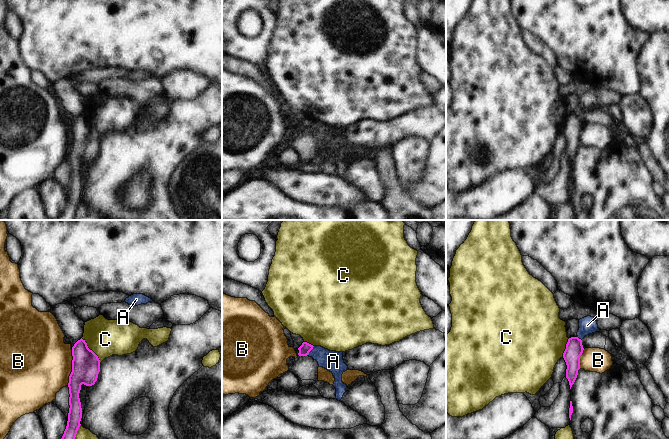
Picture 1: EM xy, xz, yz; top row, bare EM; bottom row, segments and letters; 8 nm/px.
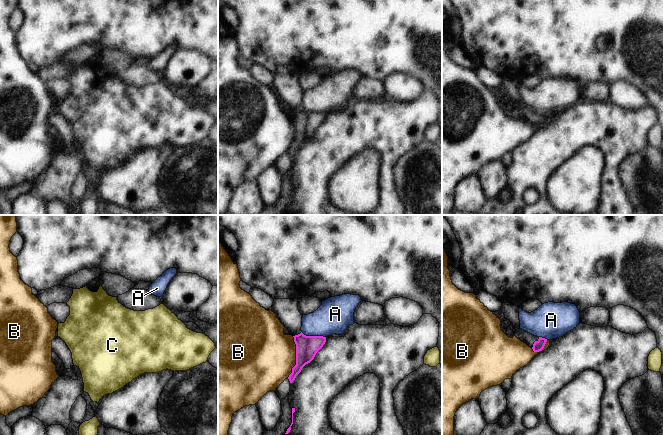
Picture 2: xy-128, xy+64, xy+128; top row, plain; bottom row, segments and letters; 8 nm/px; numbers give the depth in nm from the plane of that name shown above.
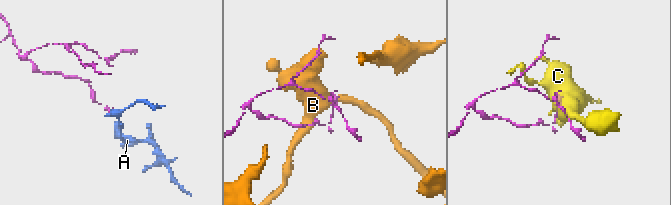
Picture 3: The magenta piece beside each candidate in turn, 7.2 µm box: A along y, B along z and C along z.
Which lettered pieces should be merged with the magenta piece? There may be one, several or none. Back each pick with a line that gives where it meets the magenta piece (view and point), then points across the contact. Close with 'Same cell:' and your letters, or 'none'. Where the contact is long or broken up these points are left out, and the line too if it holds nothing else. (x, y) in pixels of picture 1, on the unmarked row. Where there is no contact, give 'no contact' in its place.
Same cell: none

